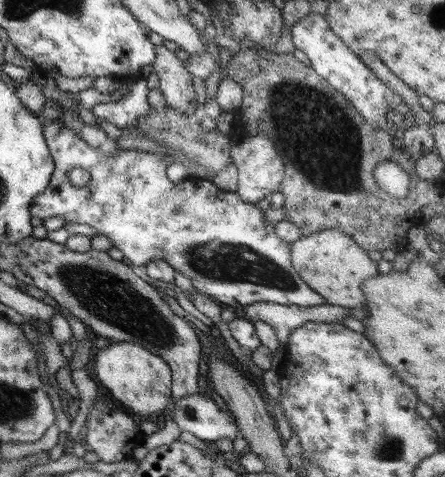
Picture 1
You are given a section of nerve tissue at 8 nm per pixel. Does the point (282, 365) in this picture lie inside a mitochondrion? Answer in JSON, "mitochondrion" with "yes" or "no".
{"mitochondrion":"no"}

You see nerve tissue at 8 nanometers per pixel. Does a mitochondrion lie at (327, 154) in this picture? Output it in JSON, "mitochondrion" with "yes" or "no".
{"mitochondrion":"yes"}

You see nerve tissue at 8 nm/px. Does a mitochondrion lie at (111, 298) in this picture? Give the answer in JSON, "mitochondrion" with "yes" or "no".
{"mitochondrion":"yes"}

